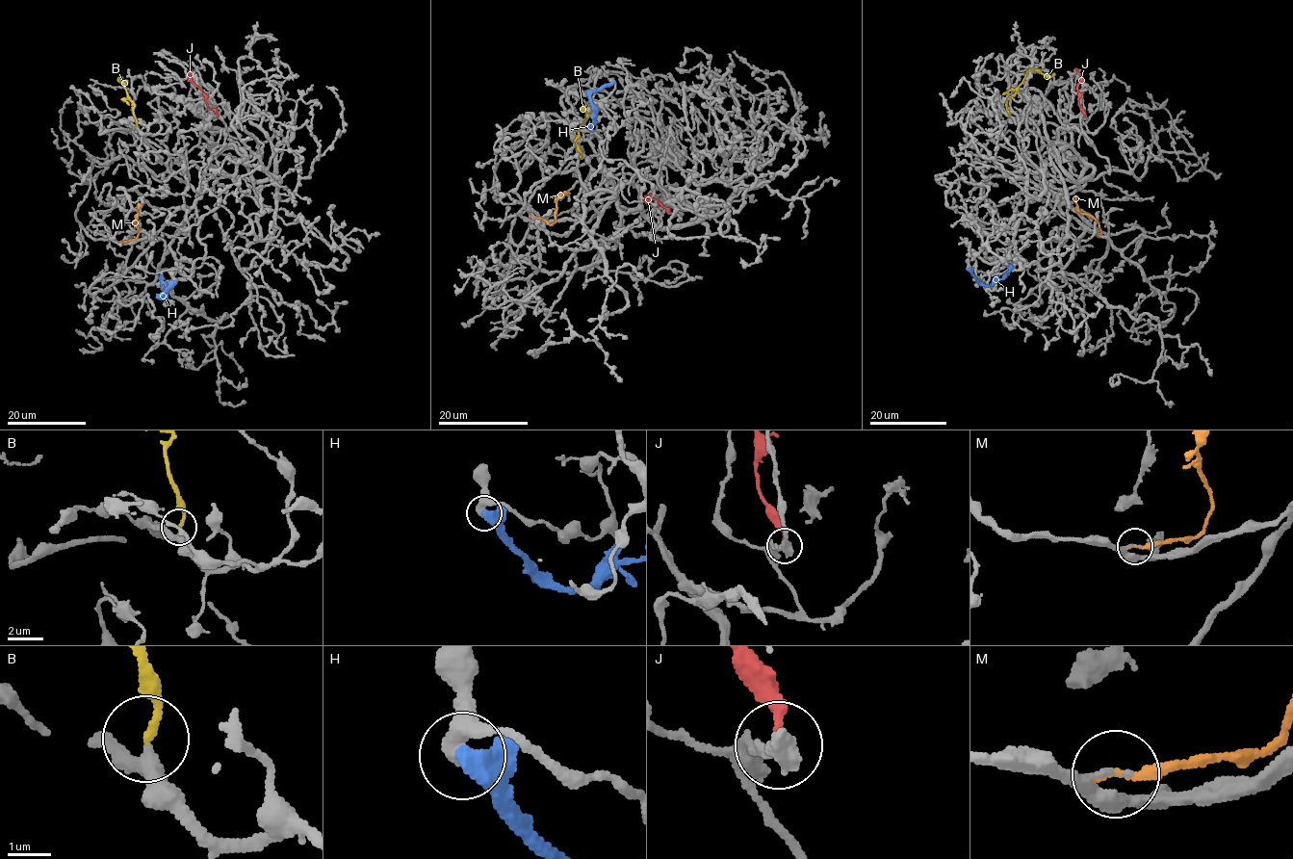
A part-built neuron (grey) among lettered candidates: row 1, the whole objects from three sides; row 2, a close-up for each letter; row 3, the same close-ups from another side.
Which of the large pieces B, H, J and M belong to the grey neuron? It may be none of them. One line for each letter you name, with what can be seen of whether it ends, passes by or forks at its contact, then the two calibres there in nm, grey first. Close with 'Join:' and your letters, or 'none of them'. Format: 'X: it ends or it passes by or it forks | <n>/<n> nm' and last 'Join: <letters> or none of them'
B: it ends | 320/180 nm
M: it ends | 190/200 nm
Join: B, M

